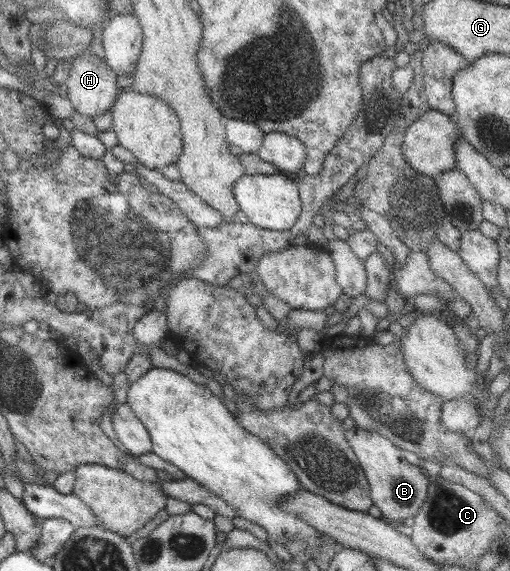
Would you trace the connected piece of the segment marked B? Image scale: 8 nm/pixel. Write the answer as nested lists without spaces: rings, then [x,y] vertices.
[[[357,425],[345,432],[345,437],[349,445],[353,448],[357,459],[360,461],[364,474],[370,483],[370,495],[373,505],[377,506],[383,515],[383,519],[389,522],[400,523],[408,517],[417,515],[421,506],[427,498],[428,478],[423,474],[419,466],[411,464],[405,456],[403,450],[397,447],[390,439],[380,433],[361,429]]]

